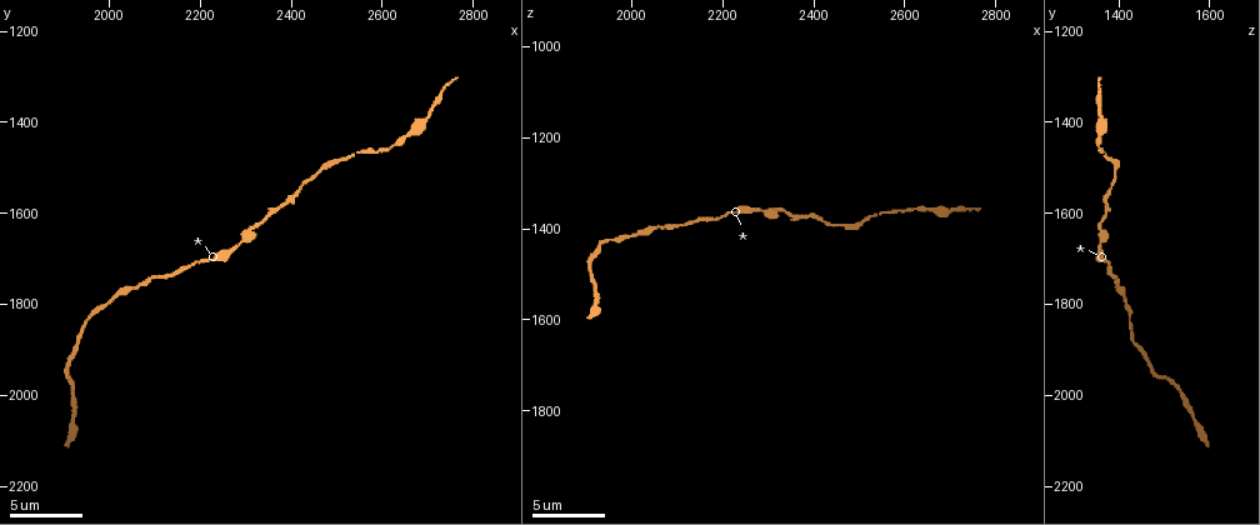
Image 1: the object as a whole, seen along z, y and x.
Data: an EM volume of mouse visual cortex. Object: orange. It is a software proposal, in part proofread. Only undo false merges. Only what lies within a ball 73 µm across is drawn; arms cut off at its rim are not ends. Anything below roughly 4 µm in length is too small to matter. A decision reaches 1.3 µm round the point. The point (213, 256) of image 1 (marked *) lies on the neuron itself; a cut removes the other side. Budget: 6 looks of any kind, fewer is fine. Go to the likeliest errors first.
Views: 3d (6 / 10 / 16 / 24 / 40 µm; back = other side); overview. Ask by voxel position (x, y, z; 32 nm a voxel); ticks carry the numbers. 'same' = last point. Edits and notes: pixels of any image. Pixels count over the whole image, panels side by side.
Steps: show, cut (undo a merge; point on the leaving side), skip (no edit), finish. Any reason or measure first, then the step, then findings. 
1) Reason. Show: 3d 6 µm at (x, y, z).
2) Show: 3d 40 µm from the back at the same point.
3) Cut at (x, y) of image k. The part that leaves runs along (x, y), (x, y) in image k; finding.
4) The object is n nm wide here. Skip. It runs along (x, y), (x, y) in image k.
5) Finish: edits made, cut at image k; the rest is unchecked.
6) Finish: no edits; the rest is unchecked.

Calibre changes. Show: 3d 10 µm at (2515, 1485, 1375).

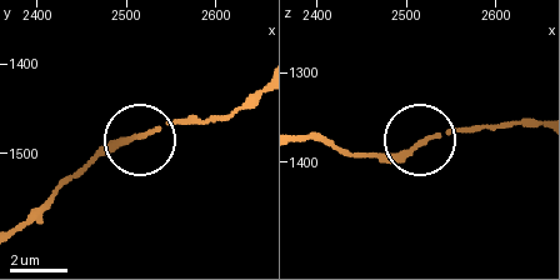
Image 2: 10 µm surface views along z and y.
Show: 3d 6 µm at (2515, 1480, 1380).

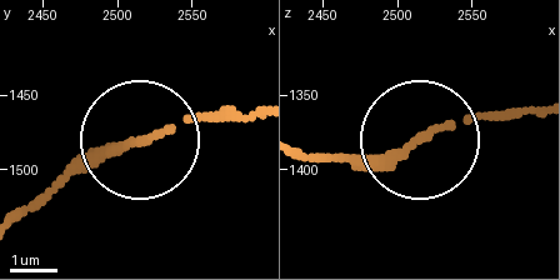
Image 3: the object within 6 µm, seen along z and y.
The object is 160 nm wide here. Skip. It runs along (21, 219), (81, 171), (176, 124), (244, 115) in image 3; continuous, no second neuron.

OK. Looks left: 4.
Thin neck. Show: 3d 10 µm at (2285, 1670, 1365).

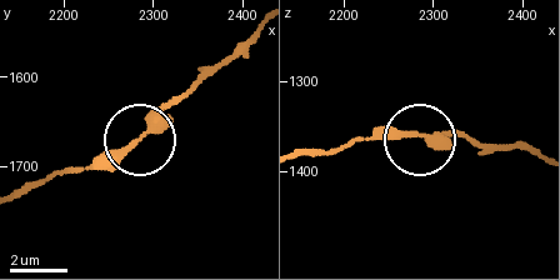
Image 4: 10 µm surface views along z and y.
The object is 260 nm wide here. Skip. Continuous, no second neuron.

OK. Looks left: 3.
A narrow waist. Show: 3d 10 µm at (1950, 1845, 1425).

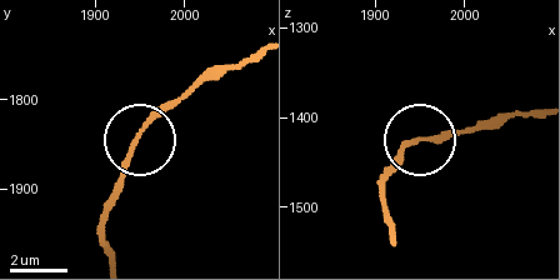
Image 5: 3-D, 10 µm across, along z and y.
The object is 150 nm wide here. Skip. All the same neuron.

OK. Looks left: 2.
Finish: no edits; the rest is unchecked.

